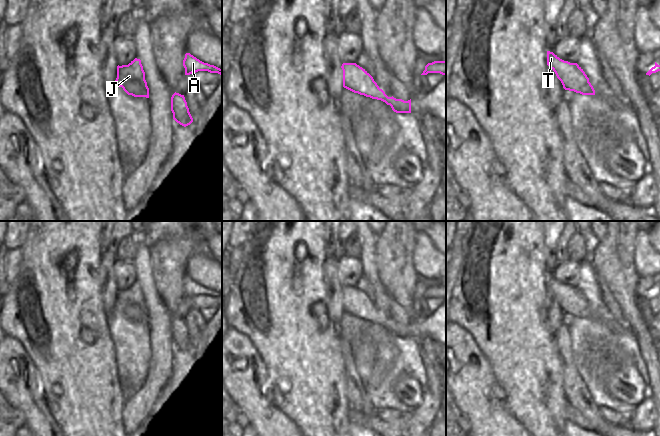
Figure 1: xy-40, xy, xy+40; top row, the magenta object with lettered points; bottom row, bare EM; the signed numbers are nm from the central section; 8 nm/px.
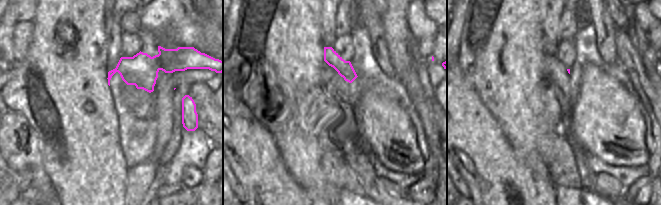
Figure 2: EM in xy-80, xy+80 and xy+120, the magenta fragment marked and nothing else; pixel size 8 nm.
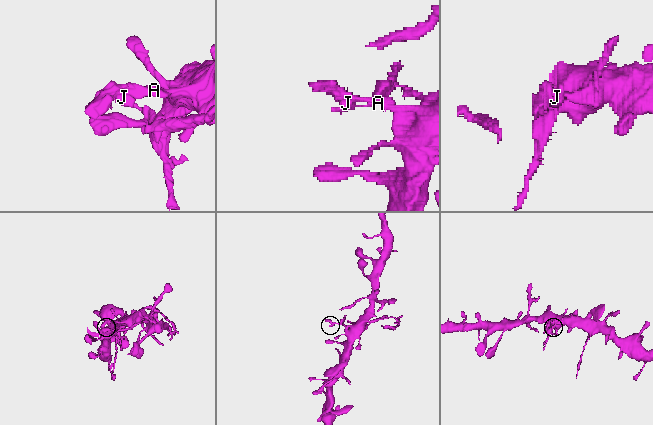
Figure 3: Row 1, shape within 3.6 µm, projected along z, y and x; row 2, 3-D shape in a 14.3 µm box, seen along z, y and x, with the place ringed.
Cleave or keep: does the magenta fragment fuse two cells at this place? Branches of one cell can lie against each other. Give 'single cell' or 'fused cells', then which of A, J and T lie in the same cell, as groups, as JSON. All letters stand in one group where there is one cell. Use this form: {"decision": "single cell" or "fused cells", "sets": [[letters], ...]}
{"decision": "single cell", "sets": [["A", "J", "T"]]}

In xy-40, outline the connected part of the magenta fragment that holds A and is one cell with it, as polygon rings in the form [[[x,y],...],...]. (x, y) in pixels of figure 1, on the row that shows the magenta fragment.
[[[190,53],[185,54],[183,66],[185,68],[185,75],[190,75],[198,71],[208,71],[210,73],[218,73],[222,75],[222,69],[214,65],[204,63],[199,59],[197,59],[196,57],[194,57],[193,55],[191,55]]]

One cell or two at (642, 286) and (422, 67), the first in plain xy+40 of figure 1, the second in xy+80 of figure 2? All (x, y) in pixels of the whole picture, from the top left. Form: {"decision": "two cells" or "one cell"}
{"decision": "two cells"}

